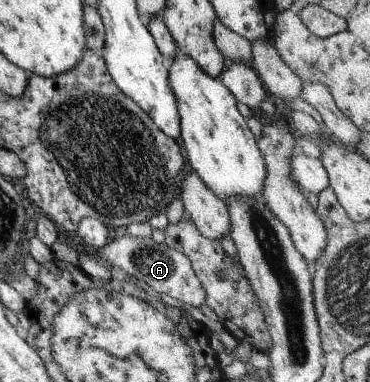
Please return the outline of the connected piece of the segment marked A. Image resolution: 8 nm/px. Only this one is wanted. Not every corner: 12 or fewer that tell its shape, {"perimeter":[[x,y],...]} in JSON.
{"perimeter":[[125,234],[90,250],[154,295],[199,308],[205,291],[189,259]]}

